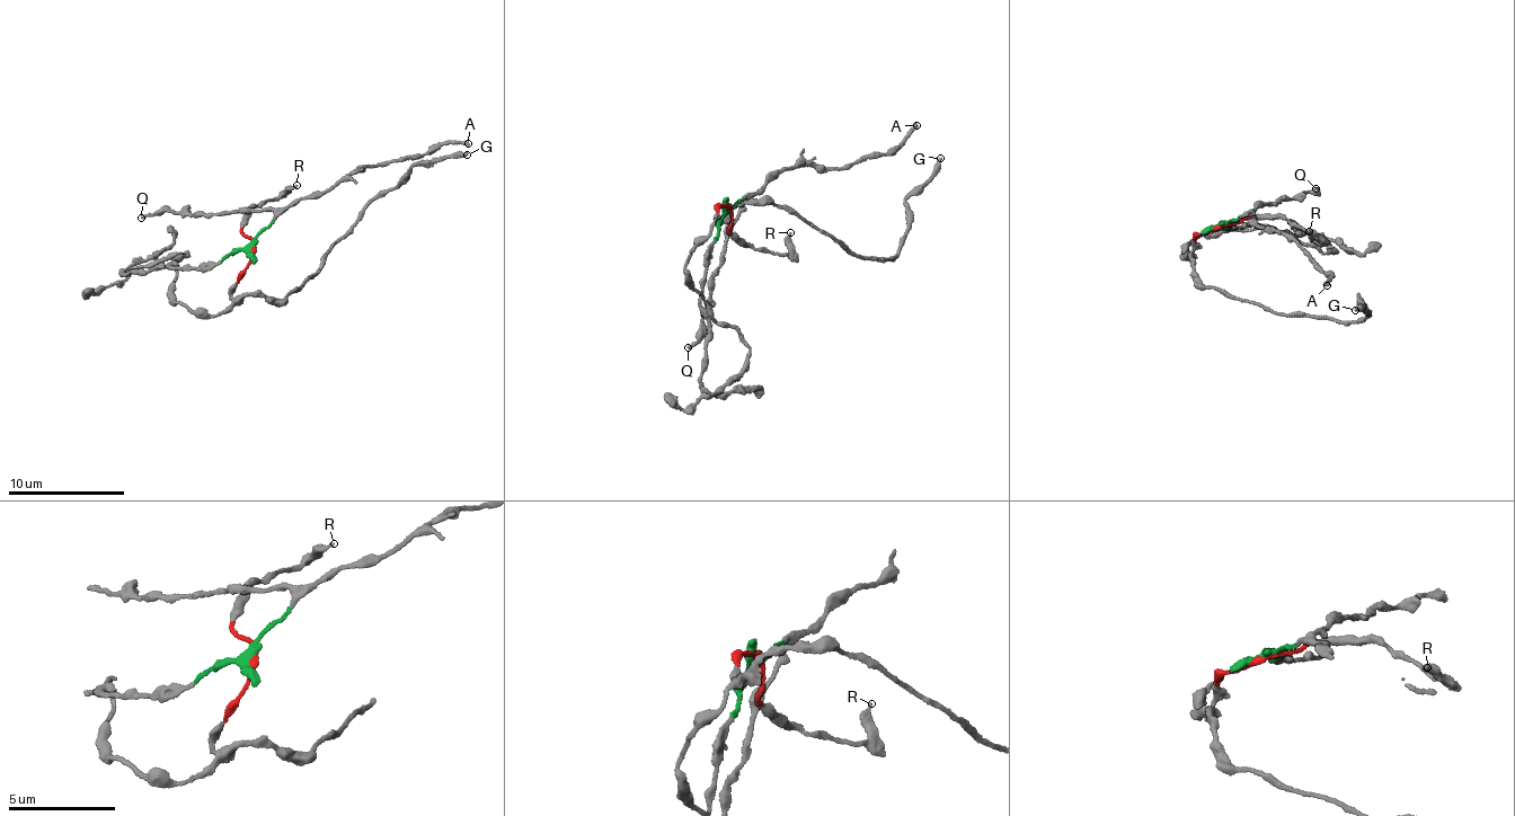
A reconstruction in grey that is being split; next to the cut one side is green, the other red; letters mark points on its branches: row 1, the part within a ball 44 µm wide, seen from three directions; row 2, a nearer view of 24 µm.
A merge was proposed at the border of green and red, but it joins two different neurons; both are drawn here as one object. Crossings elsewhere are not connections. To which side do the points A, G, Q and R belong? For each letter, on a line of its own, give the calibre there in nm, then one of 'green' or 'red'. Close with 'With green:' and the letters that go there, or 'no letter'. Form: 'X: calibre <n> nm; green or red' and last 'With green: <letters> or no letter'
A: calibre 280 nm; green
G: calibre 300 nm; red
Q: calibre 180 nm; green
R: calibre 280 nm; red
With green: A, Q

